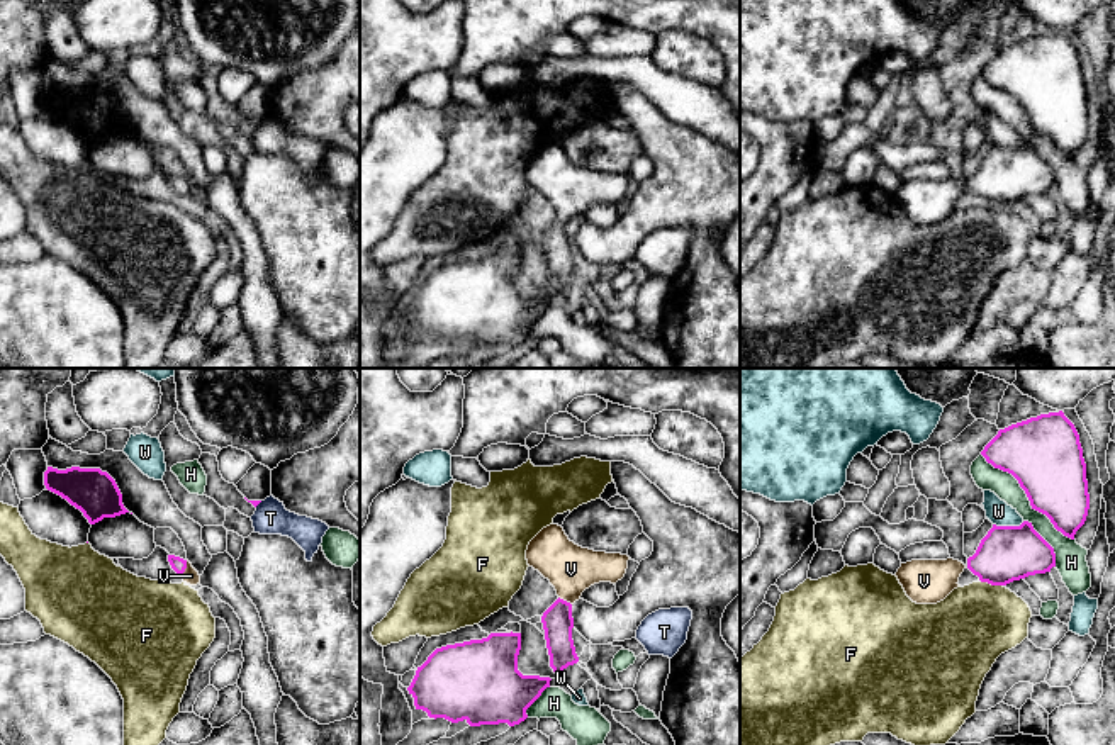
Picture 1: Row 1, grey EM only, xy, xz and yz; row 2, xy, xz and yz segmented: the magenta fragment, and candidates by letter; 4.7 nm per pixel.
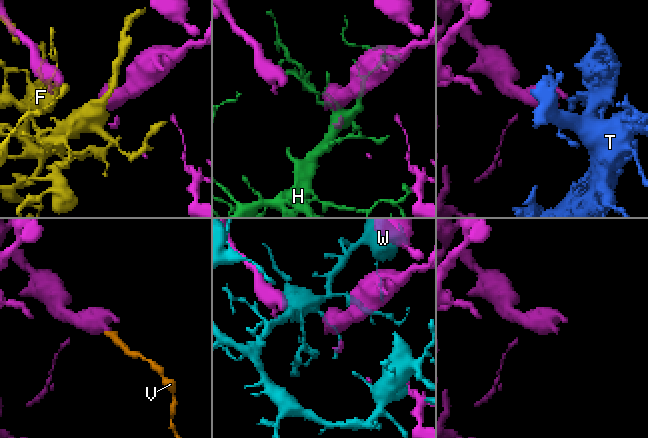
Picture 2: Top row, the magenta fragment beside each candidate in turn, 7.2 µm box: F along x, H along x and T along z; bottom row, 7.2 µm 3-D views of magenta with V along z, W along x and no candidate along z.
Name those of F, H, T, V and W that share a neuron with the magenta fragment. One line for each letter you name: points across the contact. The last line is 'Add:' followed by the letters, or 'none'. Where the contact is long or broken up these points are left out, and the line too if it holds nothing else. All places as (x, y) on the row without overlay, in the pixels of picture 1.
V: Path across: xy (179, 185), (185, 187), (190, 196)
Add: V

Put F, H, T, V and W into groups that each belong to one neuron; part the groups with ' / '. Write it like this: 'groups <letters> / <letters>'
groups F / H / T / V / W

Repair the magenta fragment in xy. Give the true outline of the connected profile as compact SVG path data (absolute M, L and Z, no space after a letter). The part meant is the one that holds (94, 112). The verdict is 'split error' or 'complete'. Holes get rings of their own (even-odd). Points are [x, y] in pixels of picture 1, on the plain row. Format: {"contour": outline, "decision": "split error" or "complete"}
{"contour": "M48 87L44 105L80 129L90 144L129 132L115 100L100 88L58 90Z", "decision": "complete"}

